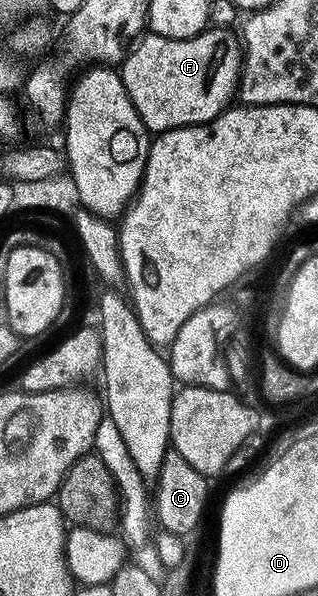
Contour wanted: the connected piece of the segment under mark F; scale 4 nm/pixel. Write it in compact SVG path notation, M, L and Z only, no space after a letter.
M208 27L198 36L186 40L172 40L162 36L145 34L130 47L128 56L120 65L121 81L150 133L160 134L172 128L211 122L234 103L237 84L241 81L243 45L236 31L227 28Z

